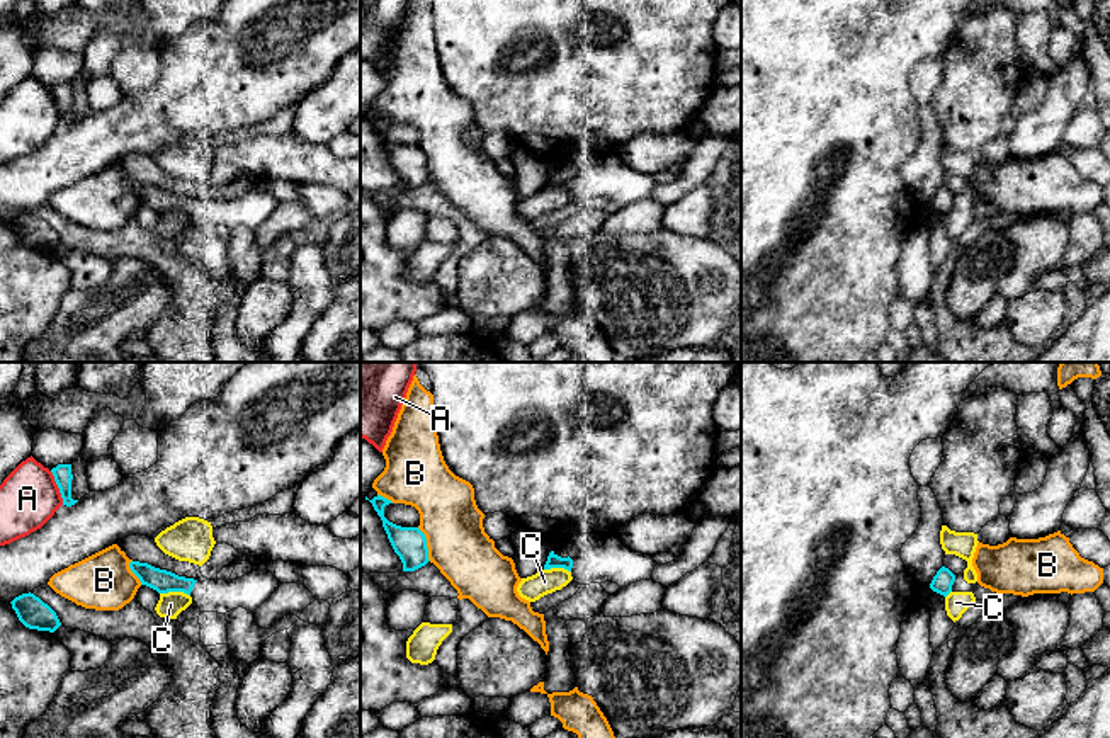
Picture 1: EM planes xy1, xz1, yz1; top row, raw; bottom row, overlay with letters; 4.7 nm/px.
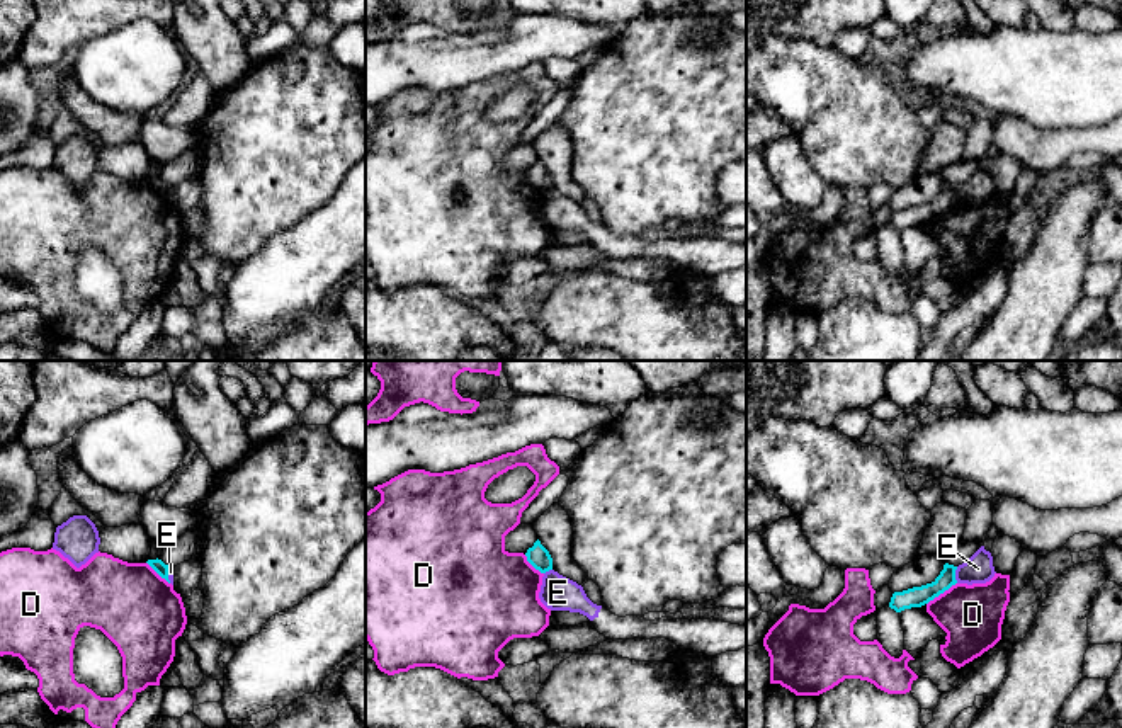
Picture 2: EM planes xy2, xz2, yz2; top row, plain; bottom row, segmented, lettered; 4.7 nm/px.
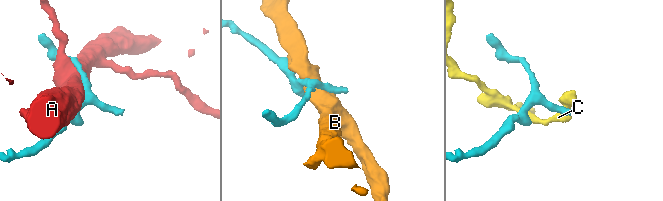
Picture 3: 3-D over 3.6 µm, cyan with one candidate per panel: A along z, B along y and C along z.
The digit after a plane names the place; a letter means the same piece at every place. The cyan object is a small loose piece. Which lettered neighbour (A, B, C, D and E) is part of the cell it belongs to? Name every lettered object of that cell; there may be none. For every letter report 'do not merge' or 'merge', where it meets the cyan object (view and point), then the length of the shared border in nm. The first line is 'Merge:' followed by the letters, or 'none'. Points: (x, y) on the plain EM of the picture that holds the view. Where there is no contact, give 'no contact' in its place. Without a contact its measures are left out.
Merge: none
A: do not merge | xy1 (58, 106) | 170 nm
B: do not merge | xz1 (425, 164) | 170 nm
C: do not merge | xy1 (175, 210) | 140 nm
D: do not merge | yz2 (940, 211) | 180 nm
E: do not merge | yz2 (954, 194) | 80 nm

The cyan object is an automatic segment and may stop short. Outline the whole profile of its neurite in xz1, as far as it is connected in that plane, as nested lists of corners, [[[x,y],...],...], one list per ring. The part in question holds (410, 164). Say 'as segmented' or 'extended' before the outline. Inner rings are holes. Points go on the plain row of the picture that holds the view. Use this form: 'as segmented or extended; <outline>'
as segmented; [[[377,114],[369,121],[382,139],[388,158],[403,182],[403,190],[415,190],[425,185],[430,180],[425,153],[418,146],[401,146],[389,141],[384,136],[384,126],[393,122],[391,119]]]

